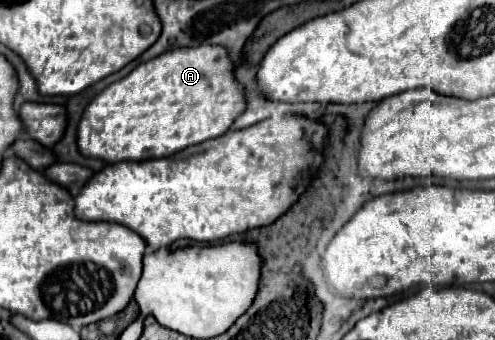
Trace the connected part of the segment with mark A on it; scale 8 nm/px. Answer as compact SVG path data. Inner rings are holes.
M200 44L198 48L174 48L172 52L162 52L162 56L156 56L148 62L142 62L138 68L134 68L126 78L110 84L104 92L100 92L84 110L84 116L82 116L82 122L78 126L78 146L80 146L80 152L84 156L92 156L92 158L102 158L102 160L108 160L108 162L122 162L122 160L146 160L146 158L164 158L164 156L170 156L178 150L184 150L192 144L200 144L204 140L210 140L210 138L216 138L216 136L222 136L224 132L230 130L230 126L234 124L234 120L246 110L246 96L244 96L244 88L238 80L234 80L234 64L230 60L230 54L226 52L226 48L222 46L216 46L216 44Z

